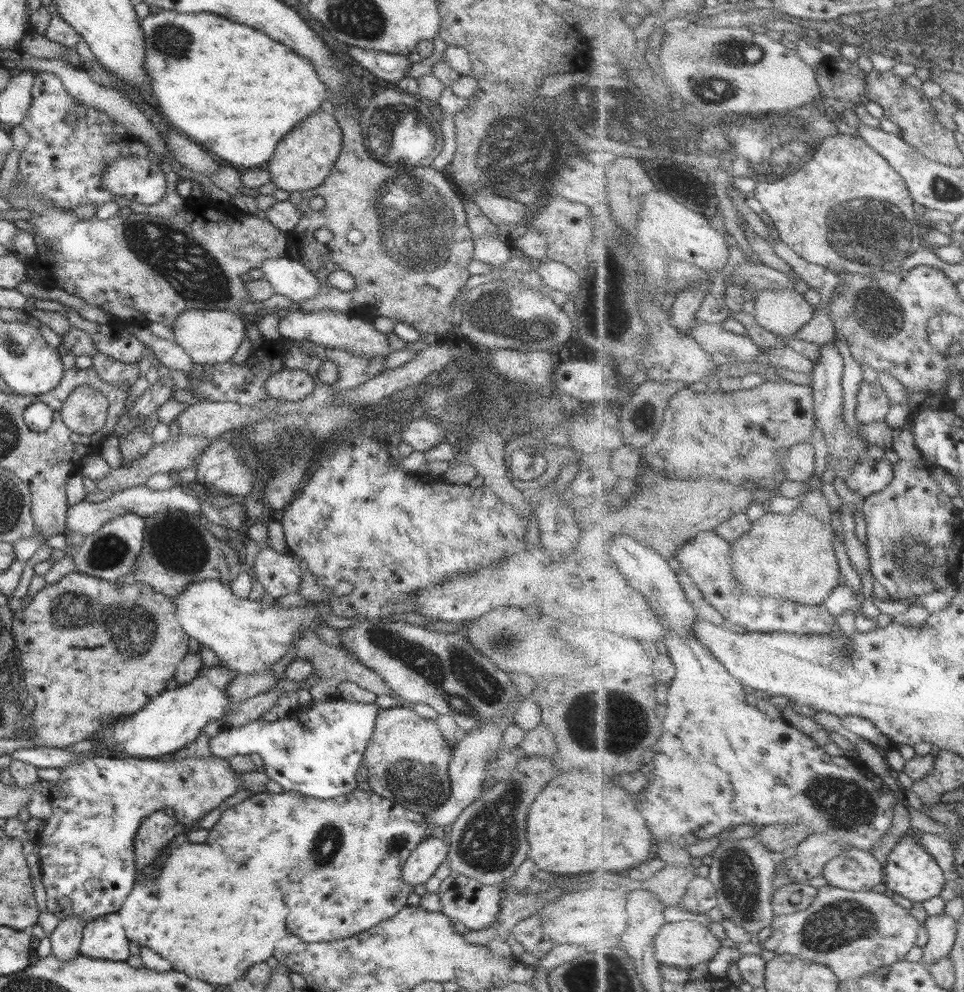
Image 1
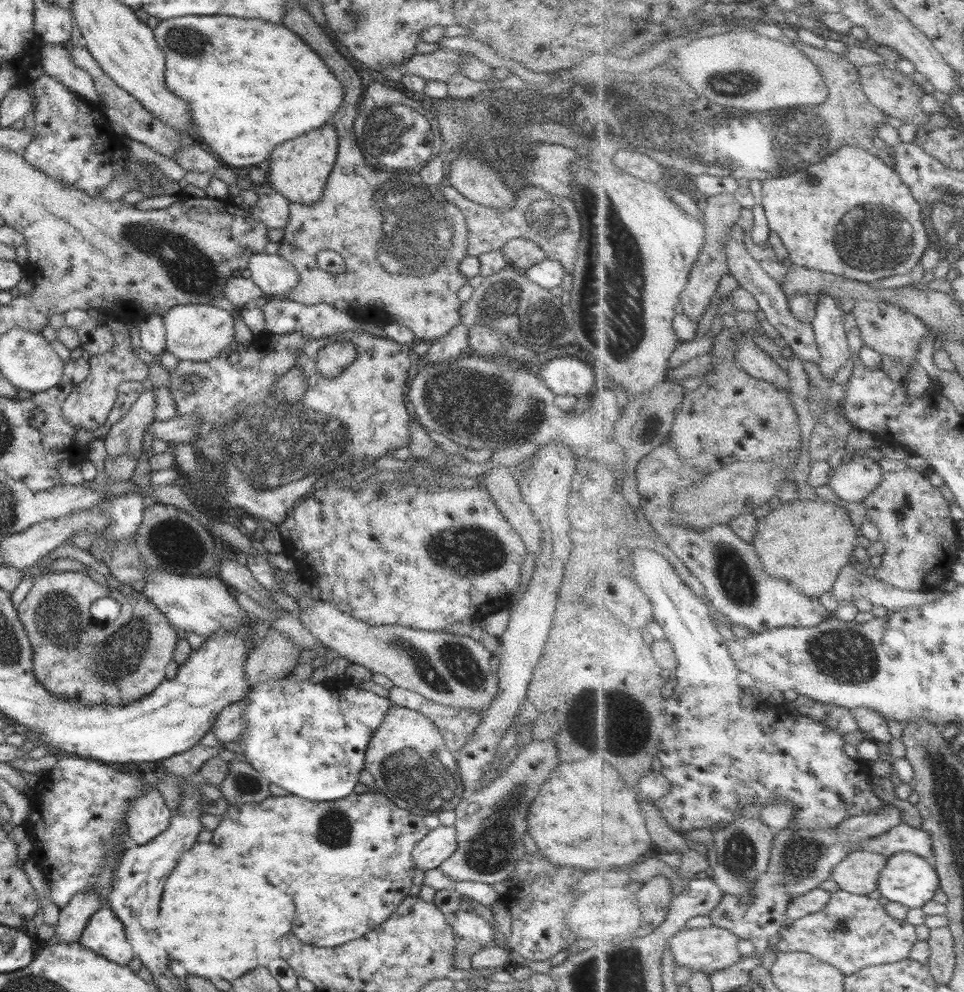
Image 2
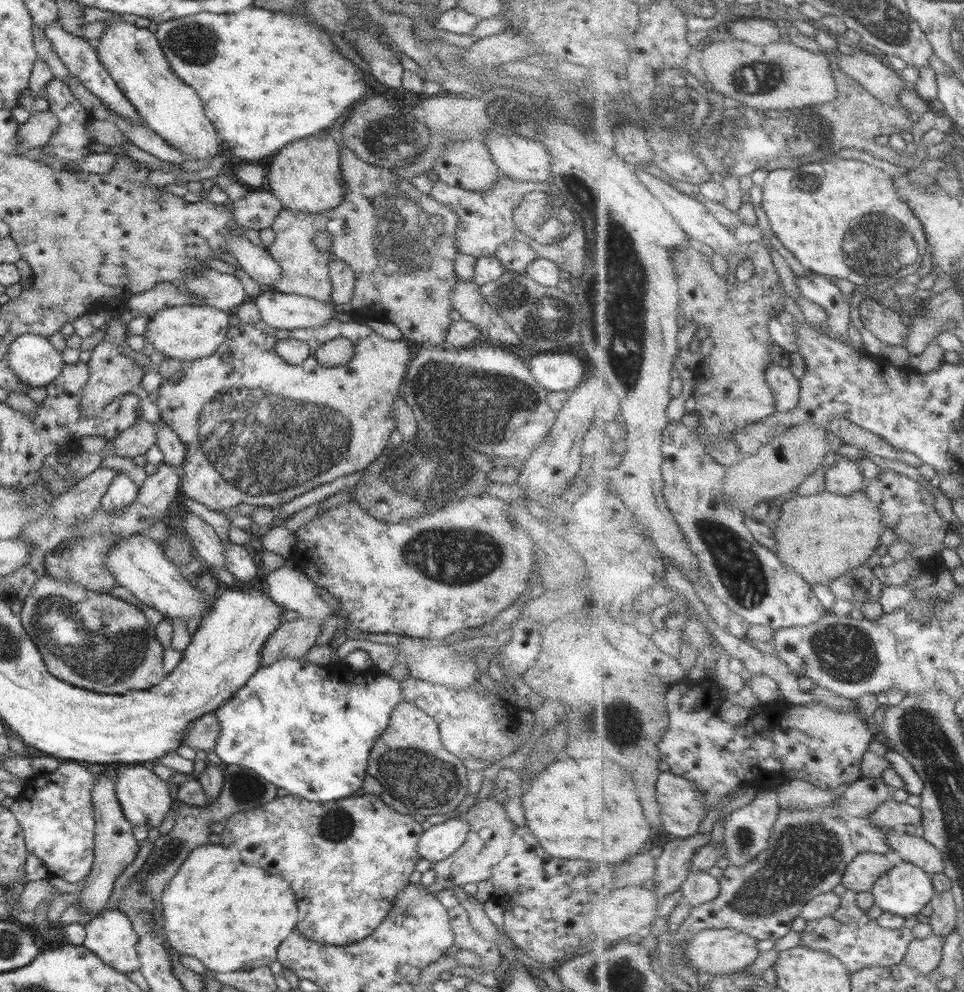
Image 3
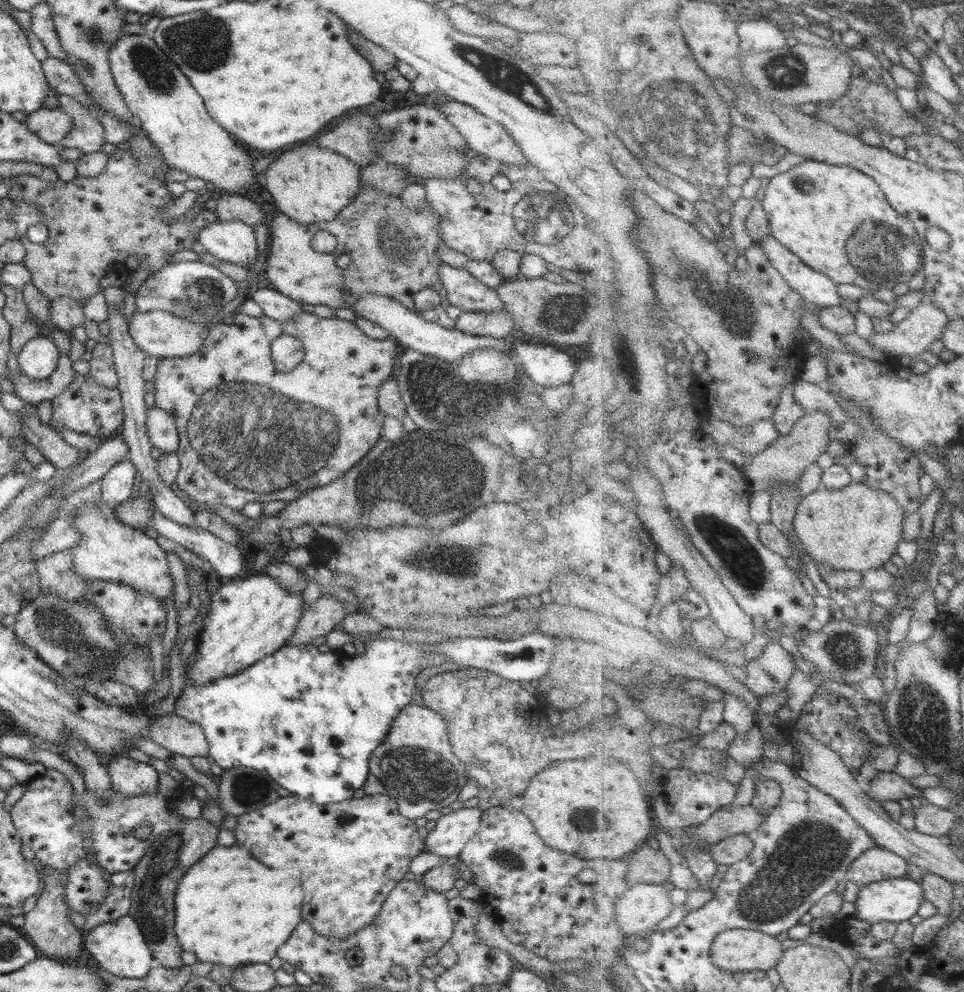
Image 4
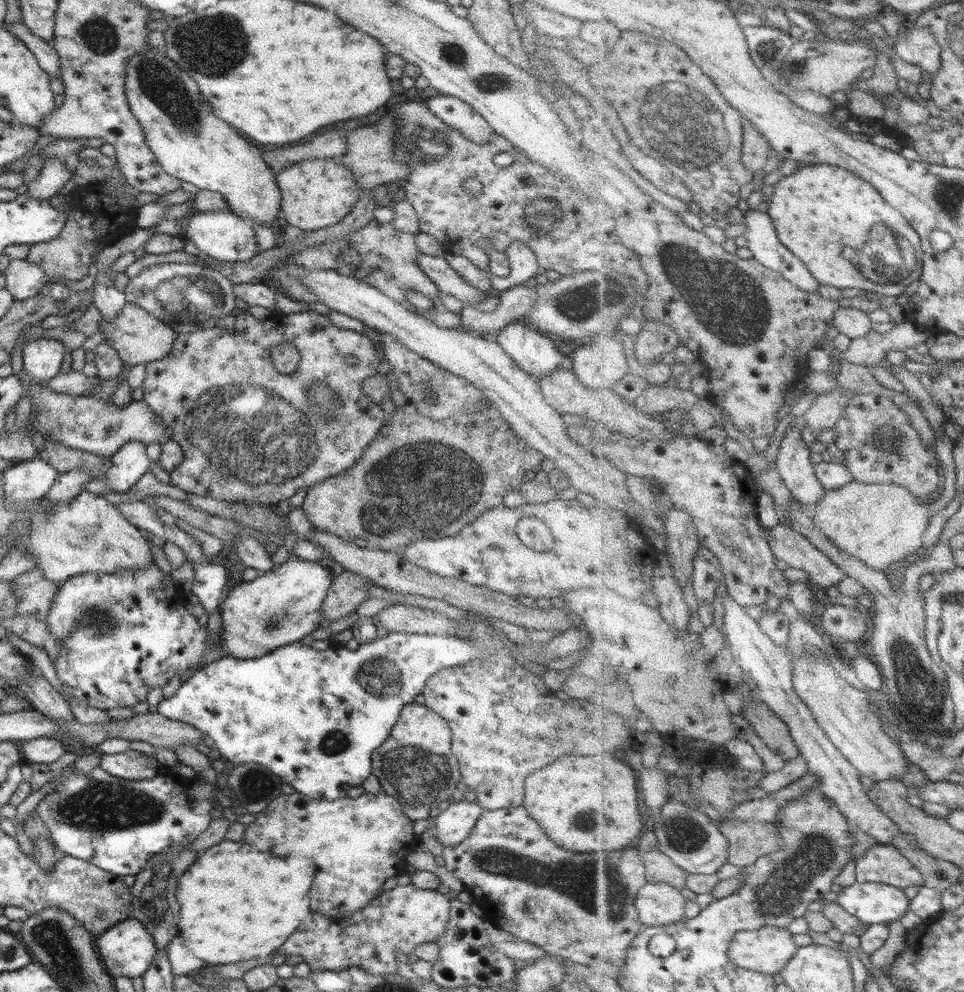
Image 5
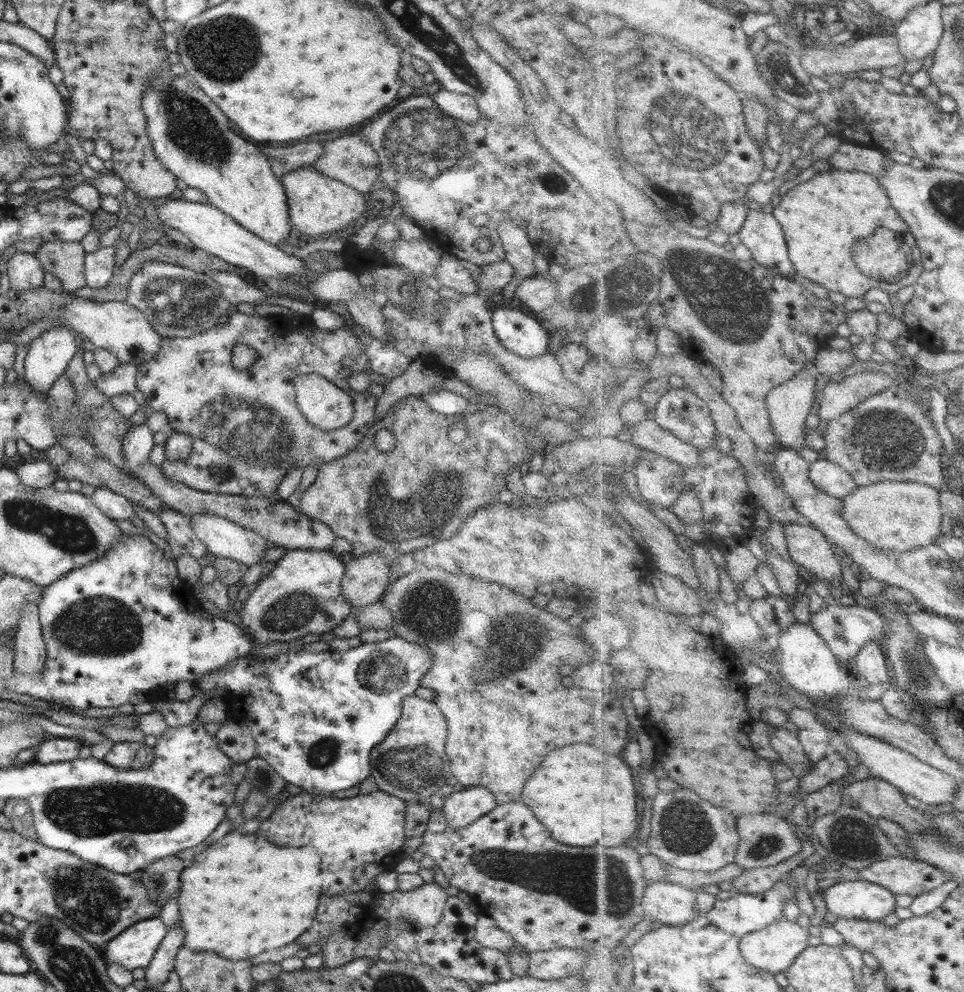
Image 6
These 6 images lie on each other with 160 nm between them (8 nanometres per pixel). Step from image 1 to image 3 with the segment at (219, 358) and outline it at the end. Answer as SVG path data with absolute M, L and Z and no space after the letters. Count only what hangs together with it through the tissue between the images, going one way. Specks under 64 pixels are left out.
M181 305L167 307L150 318L142 335L166 358L192 361L214 354L228 334L228 313L210 306Z

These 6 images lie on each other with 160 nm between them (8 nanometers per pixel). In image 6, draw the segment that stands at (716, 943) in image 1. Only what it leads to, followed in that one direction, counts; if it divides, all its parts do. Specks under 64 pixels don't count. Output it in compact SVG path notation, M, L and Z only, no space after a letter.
M787 918L768 929L748 934L741 942L741 949L750 964L774 974L790 970L809 946L809 930Z

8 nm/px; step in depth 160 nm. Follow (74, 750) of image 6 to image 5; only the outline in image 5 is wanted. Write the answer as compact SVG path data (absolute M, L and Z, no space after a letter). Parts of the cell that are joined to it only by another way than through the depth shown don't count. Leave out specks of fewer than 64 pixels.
M42 737L34 740L20 741L24 756L23 760L27 764L52 764L56 762L61 756L67 753L67 746L57 737Z

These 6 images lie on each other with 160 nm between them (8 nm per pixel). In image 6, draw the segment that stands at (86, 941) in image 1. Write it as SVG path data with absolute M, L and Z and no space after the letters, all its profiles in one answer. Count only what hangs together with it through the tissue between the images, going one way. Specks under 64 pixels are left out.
M160 917L136 922L107 942L107 948L101 952L106 961L120 963L129 971L146 968L154 958L167 929Z

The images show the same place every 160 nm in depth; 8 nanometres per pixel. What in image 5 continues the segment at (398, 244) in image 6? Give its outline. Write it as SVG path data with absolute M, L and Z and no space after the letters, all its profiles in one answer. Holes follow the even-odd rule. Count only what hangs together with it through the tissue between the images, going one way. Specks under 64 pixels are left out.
M420 253L415 260L420 270L434 281L440 291L455 296L464 305L471 305L474 302L490 297L491 291L480 292L470 286L463 278L455 273L455 270L448 264L445 257L430 256ZM468 301L471 303L469 304Z

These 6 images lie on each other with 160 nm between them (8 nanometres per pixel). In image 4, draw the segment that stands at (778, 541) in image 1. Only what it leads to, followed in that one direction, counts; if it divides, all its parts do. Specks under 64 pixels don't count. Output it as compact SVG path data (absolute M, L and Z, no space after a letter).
M854 482L838 490L818 488L802 501L794 524L806 549L804 553L812 556L819 569L824 565L860 572L884 568L884 564L896 556L900 542L905 540L907 512L894 497L865 482Z

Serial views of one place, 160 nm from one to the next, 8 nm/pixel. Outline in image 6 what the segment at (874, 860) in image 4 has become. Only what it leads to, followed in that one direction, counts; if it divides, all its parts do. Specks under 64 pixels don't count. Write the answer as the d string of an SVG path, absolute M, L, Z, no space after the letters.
M892 857L860 871L860 878L887 887L896 895L920 897L946 885L937 865L908 857Z

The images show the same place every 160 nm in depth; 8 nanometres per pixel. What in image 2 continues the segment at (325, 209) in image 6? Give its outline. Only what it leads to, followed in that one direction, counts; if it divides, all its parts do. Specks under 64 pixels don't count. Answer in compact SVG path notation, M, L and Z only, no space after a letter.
M329 121L324 126L311 130L308 134L275 146L269 156L270 177L268 183L273 190L287 198L290 203L310 206L321 200L337 159L338 137L334 125Z

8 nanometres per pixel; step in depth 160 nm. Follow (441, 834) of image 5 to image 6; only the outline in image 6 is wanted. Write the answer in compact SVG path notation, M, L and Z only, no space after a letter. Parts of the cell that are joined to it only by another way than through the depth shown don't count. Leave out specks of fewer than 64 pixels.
M473 786L449 794L442 805L448 826L457 829L494 810L497 802L489 788Z

